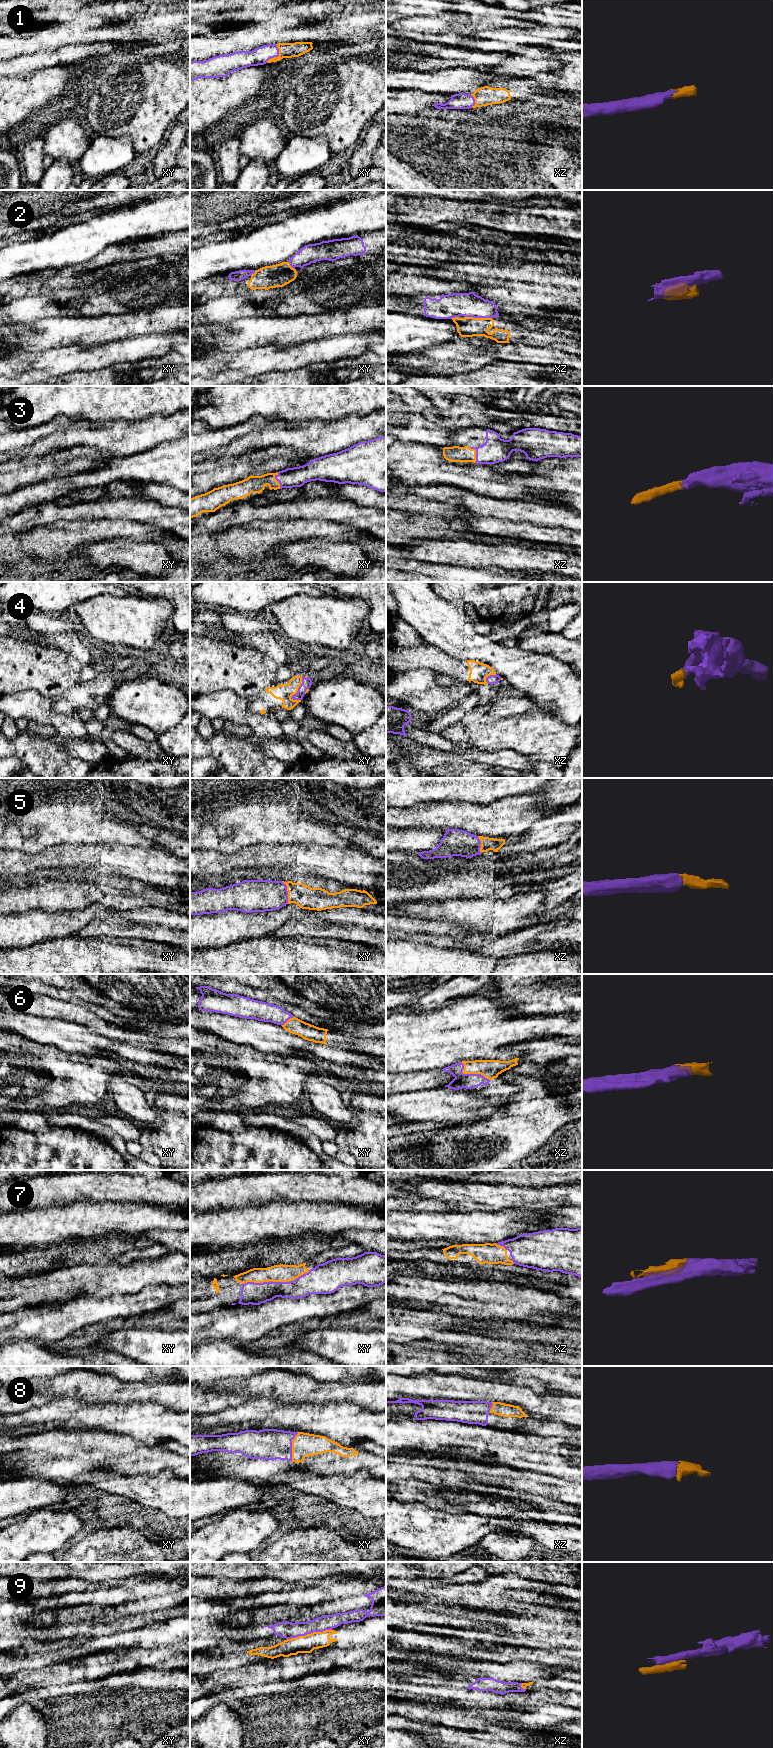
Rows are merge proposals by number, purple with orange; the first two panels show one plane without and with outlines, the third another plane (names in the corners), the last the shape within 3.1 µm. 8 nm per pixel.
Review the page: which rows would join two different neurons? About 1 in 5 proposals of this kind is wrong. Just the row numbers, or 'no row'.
2, 9

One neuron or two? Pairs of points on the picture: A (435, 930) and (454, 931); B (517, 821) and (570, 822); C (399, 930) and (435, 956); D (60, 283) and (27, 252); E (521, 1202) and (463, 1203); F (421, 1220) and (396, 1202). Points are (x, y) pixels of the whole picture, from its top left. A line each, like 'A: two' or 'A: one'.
A: one
B: two
C: two
D: two
E: one
F: two

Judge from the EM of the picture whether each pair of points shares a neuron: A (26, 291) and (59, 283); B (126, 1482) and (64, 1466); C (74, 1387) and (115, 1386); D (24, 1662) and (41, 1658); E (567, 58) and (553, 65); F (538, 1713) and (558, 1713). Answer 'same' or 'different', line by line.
A: same
B: same
C: same
D: same
E: different
F: same

